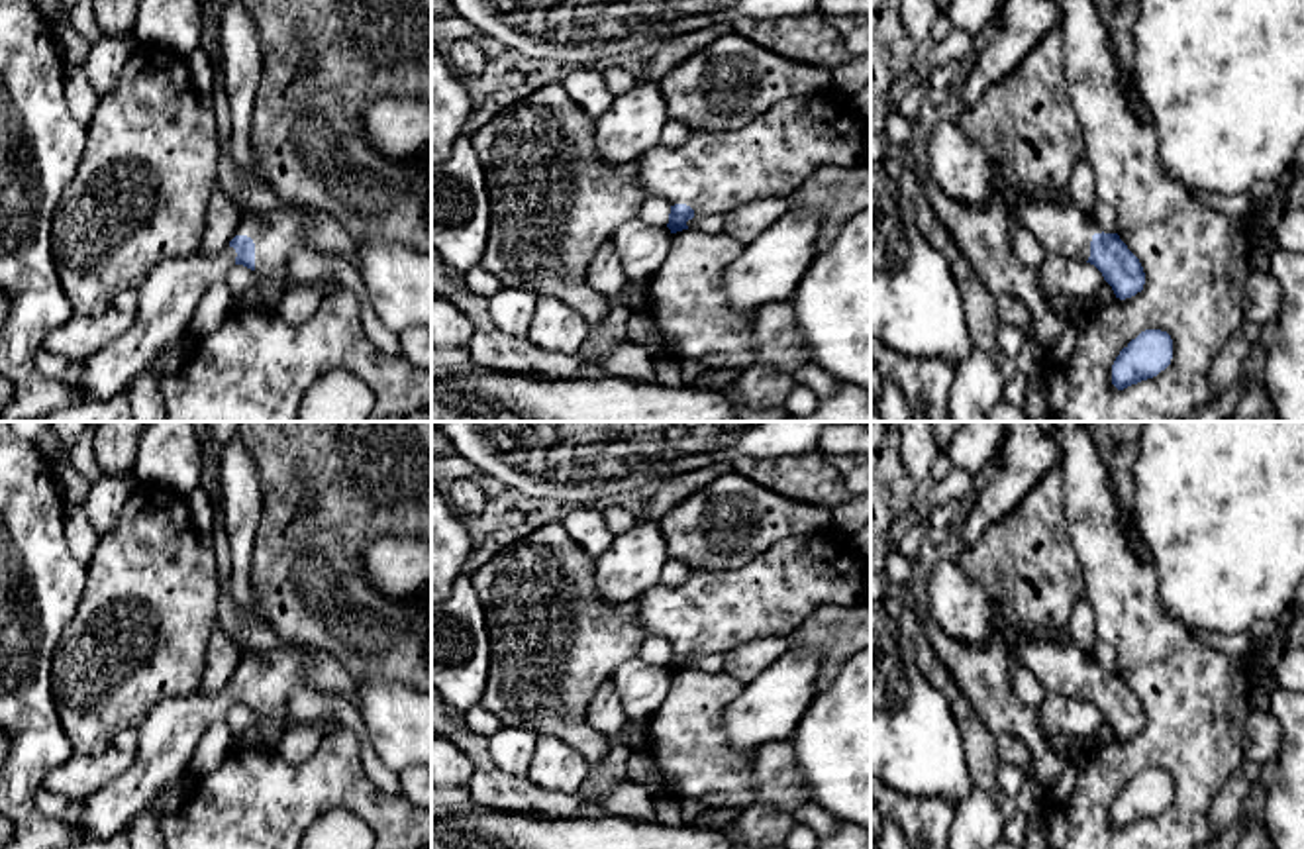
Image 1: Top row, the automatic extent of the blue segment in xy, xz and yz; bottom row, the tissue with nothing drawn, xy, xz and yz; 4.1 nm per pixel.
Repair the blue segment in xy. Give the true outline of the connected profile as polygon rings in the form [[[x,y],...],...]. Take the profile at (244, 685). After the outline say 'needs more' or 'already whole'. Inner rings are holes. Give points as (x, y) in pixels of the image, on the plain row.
[[[275,649],[241,657],[229,678],[212,682],[204,692],[163,700],[137,727],[131,767],[82,802],[75,822],[80,843],[122,833],[157,794],[188,776],[200,737],[231,706],[243,704],[284,729],[296,725],[288,696],[302,688],[308,688],[306,655],[300,649]]]; needs more

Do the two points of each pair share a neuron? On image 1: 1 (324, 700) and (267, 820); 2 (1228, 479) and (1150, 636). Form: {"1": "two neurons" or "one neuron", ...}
{"1": "two neurons", "2": "two neurons"}

